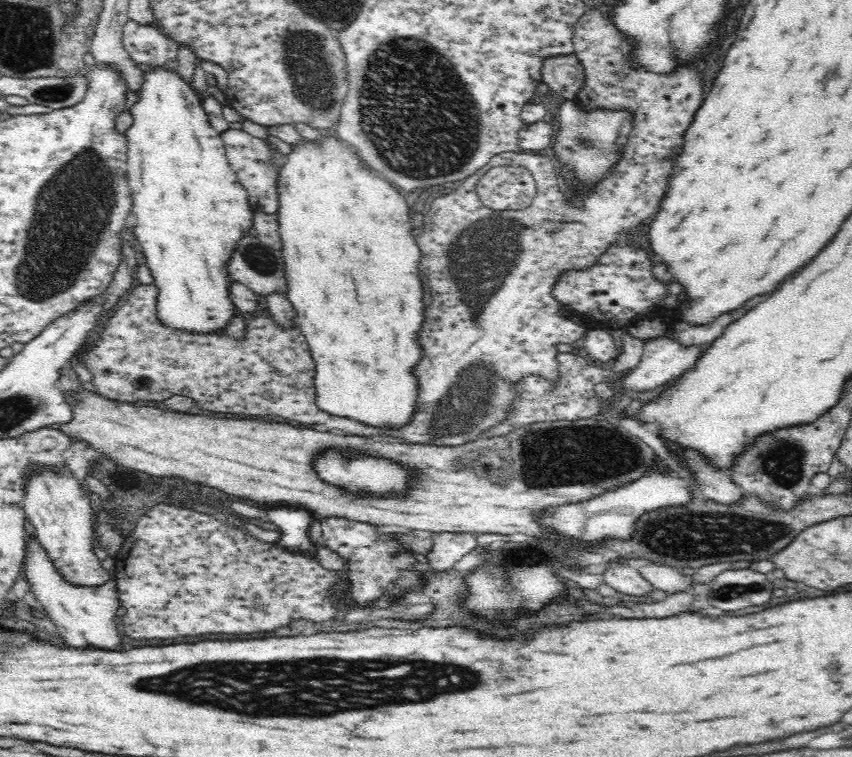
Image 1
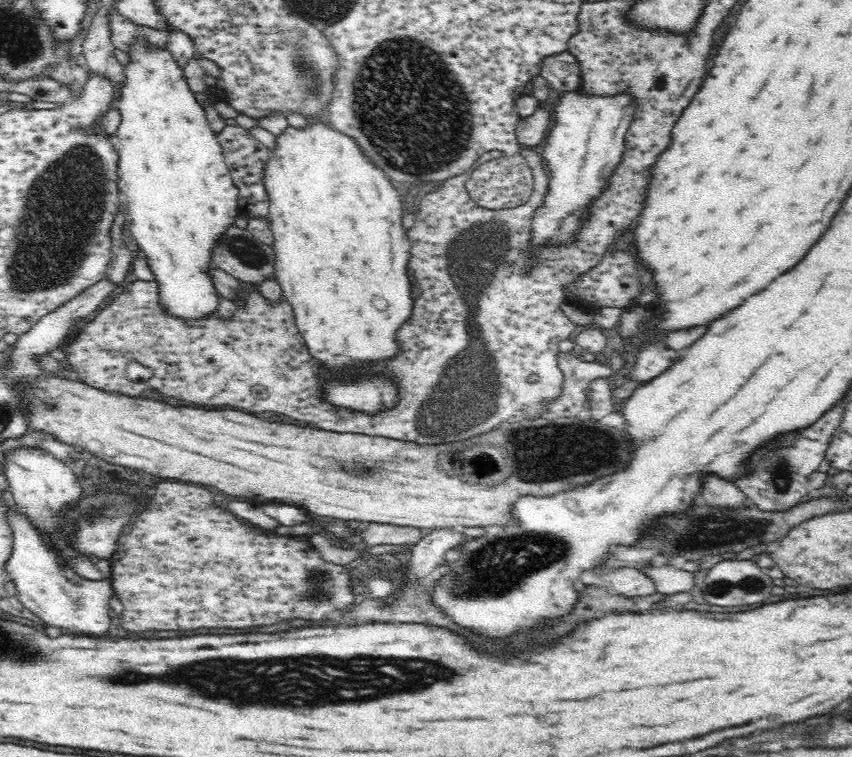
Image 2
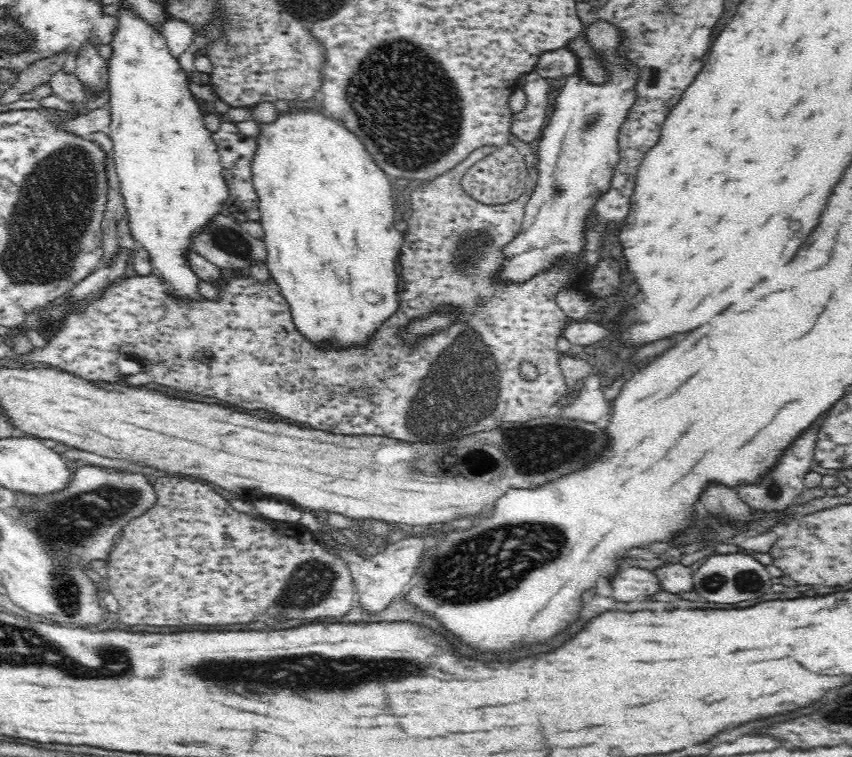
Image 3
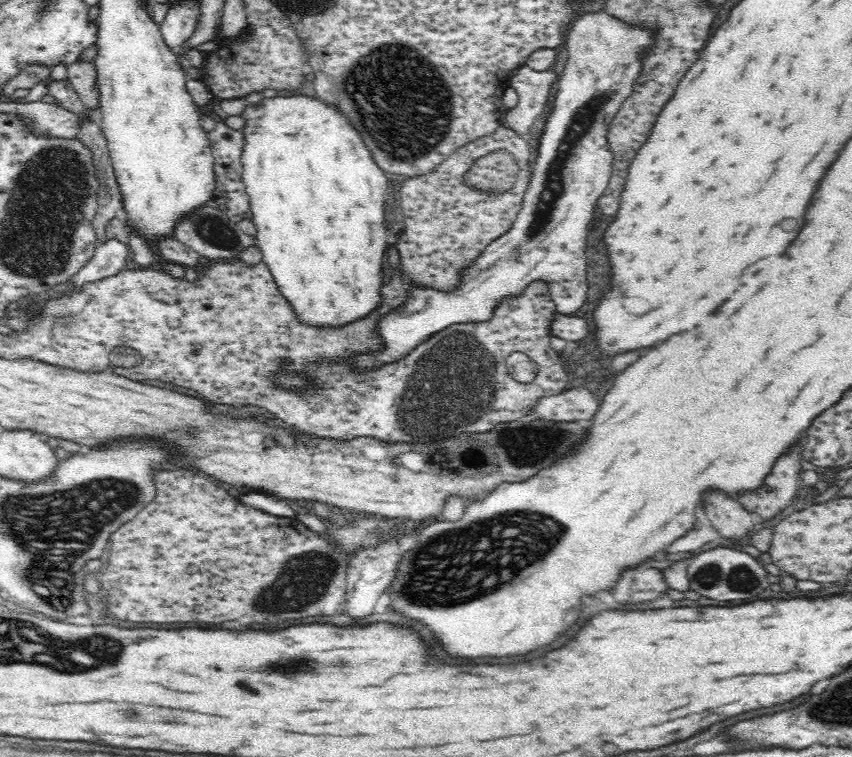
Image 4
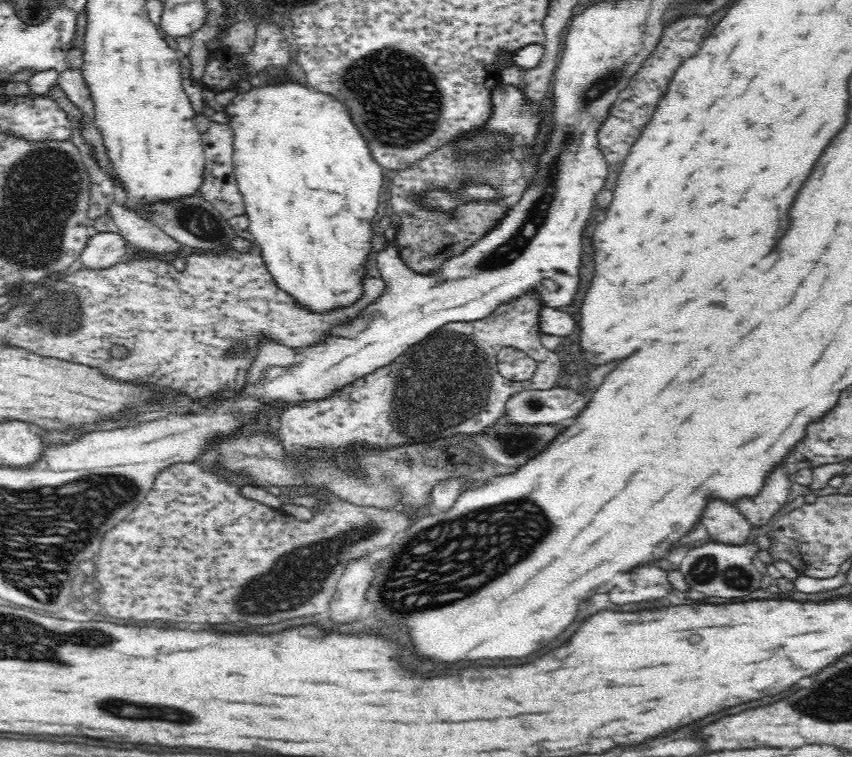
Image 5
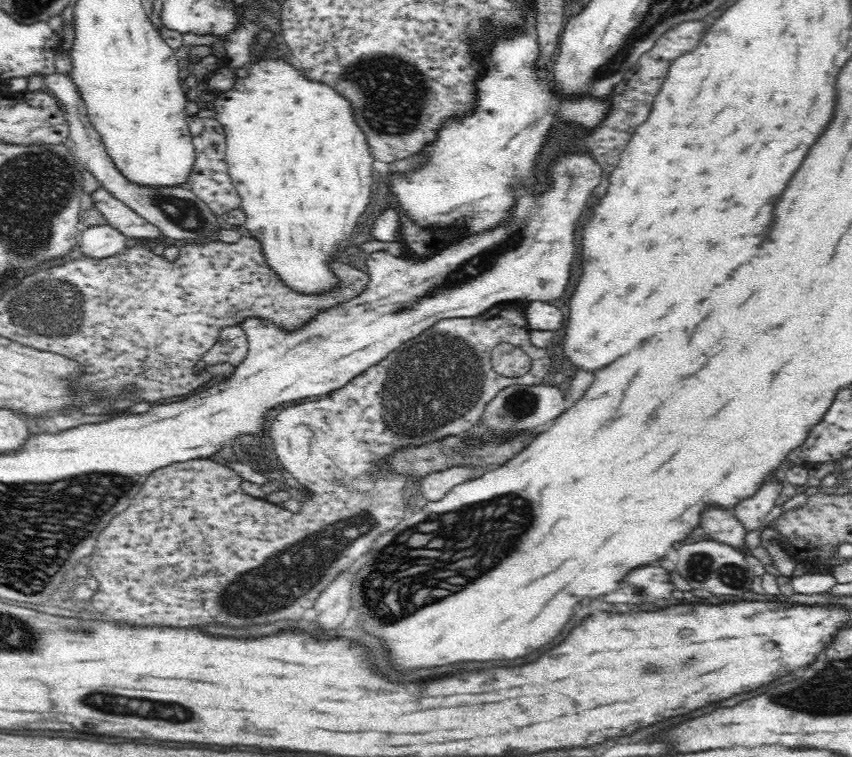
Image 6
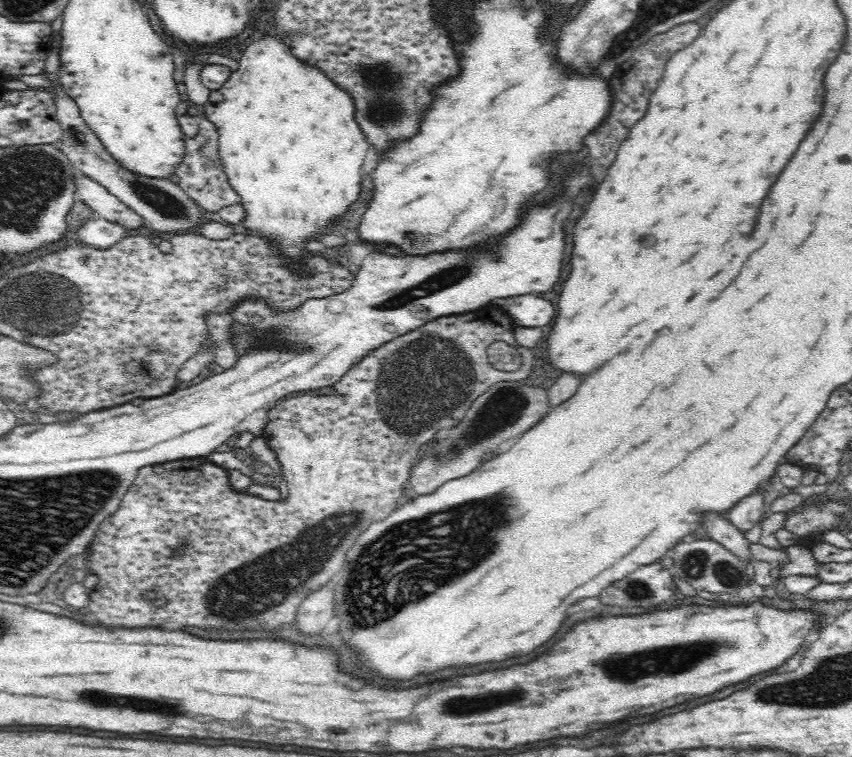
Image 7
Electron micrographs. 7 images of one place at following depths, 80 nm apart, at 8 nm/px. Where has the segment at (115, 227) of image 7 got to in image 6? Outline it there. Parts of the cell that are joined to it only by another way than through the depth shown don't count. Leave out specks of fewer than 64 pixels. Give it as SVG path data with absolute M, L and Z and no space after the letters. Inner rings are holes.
M92 224L92 226L81 227L78 242L80 255L92 255L94 257L105 257L117 253L124 248L124 233L108 224Z

